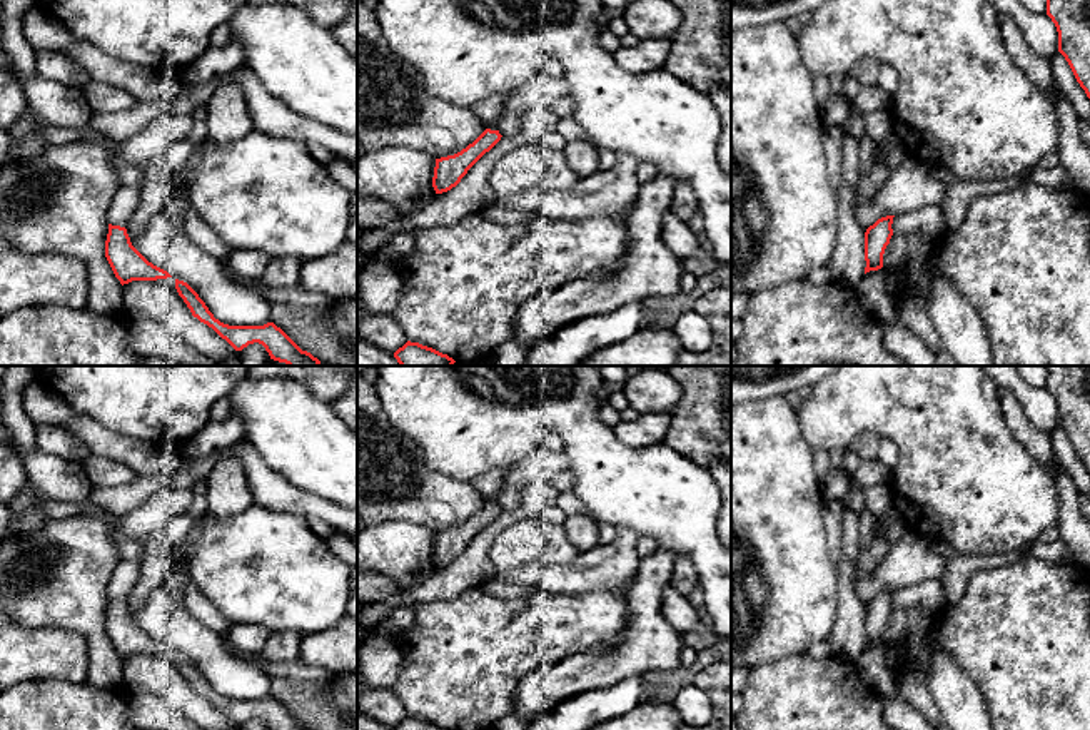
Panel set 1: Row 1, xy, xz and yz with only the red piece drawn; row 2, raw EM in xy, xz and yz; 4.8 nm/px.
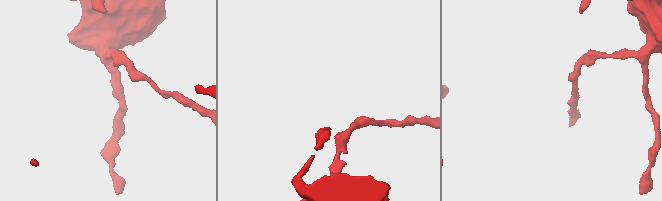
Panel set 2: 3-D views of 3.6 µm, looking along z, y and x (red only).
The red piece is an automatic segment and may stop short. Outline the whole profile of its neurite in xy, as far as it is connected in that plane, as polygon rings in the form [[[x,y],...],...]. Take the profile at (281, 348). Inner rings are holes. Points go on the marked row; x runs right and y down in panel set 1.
[[[175,279],[175,289],[184,299],[192,316],[212,327],[235,351],[259,342],[265,347],[270,359],[287,366],[319,366],[320,361],[310,352],[302,351],[280,327],[274,322],[264,326],[229,326],[214,317],[199,294],[184,281]]]

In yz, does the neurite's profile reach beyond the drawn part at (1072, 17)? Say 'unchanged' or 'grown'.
unchanged

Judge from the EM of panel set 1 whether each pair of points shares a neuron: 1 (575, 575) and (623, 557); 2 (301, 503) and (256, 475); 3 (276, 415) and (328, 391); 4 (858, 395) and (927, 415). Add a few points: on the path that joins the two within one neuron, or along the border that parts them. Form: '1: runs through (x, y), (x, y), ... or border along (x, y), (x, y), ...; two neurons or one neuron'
1: runs through (586, 573), (611, 567); one neuron
2: runs through (289, 498), (267, 486); one neuron
3: border along (301, 383), (317, 398), (329, 403); two neurons
4: runs through (875, 395), (898, 395), (910, 406); one neuron

